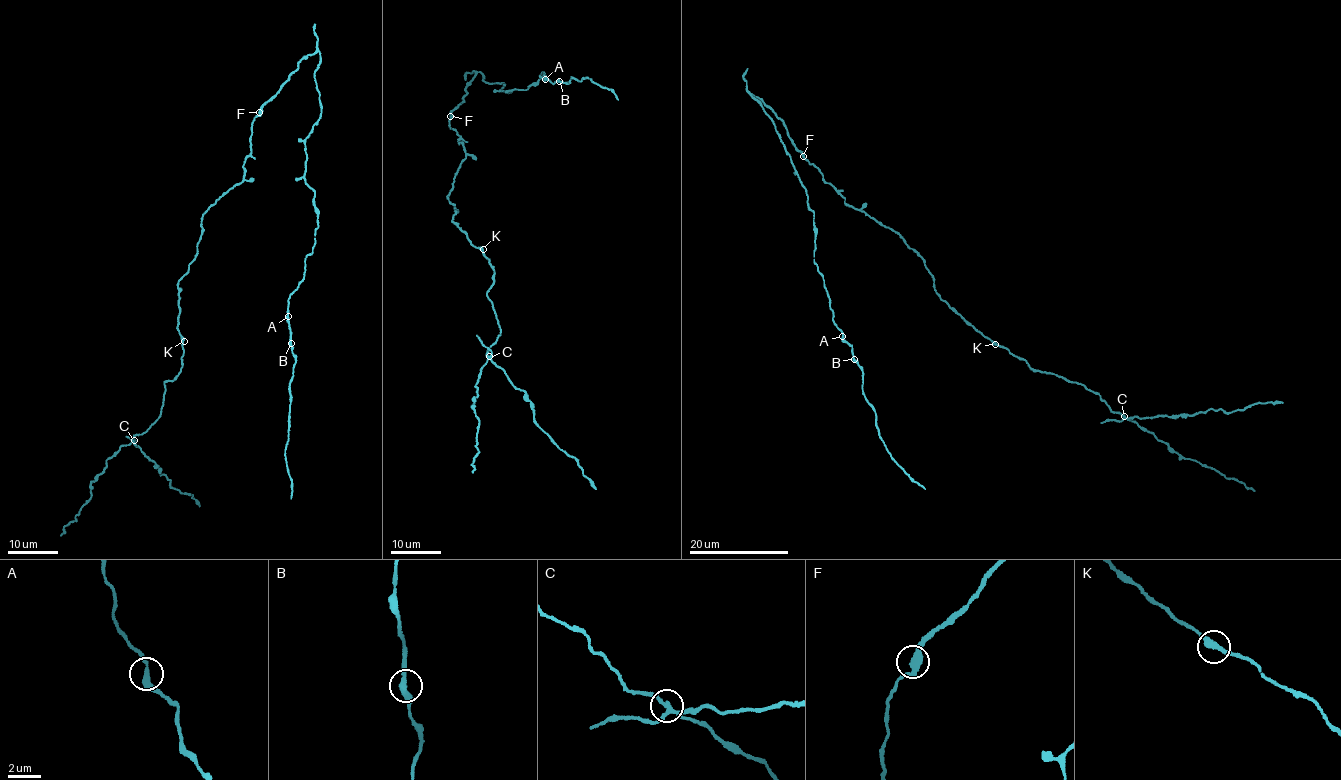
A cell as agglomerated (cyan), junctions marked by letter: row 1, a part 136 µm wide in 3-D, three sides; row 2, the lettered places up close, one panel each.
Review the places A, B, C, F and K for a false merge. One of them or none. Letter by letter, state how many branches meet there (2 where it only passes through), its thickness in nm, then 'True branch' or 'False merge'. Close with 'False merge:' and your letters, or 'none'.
A: Branches: 2. Thickness 320 nm. True branch
B: Branches: 2. Thickness 320 nm. True branch
C: Branches: 4. Thickness 240 nm. False merge
F: Branches: 2. Thickness 320 nm. True branch
K: Branches: 2. Thickness 320 nm. True branch
False merge: C

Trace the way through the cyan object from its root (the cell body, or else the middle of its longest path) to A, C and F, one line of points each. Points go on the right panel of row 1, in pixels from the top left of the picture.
A: (822, 175), (796, 150), (782, 120), (750, 94), (772, 120), (814, 212), (814, 263), (842, 336)
C: (822, 175), (845, 203), (899, 233), (922, 258), (941, 299), (985, 337), (1031, 368), (1084, 384), (1123, 416)
F: (822, 175), (803, 156)

